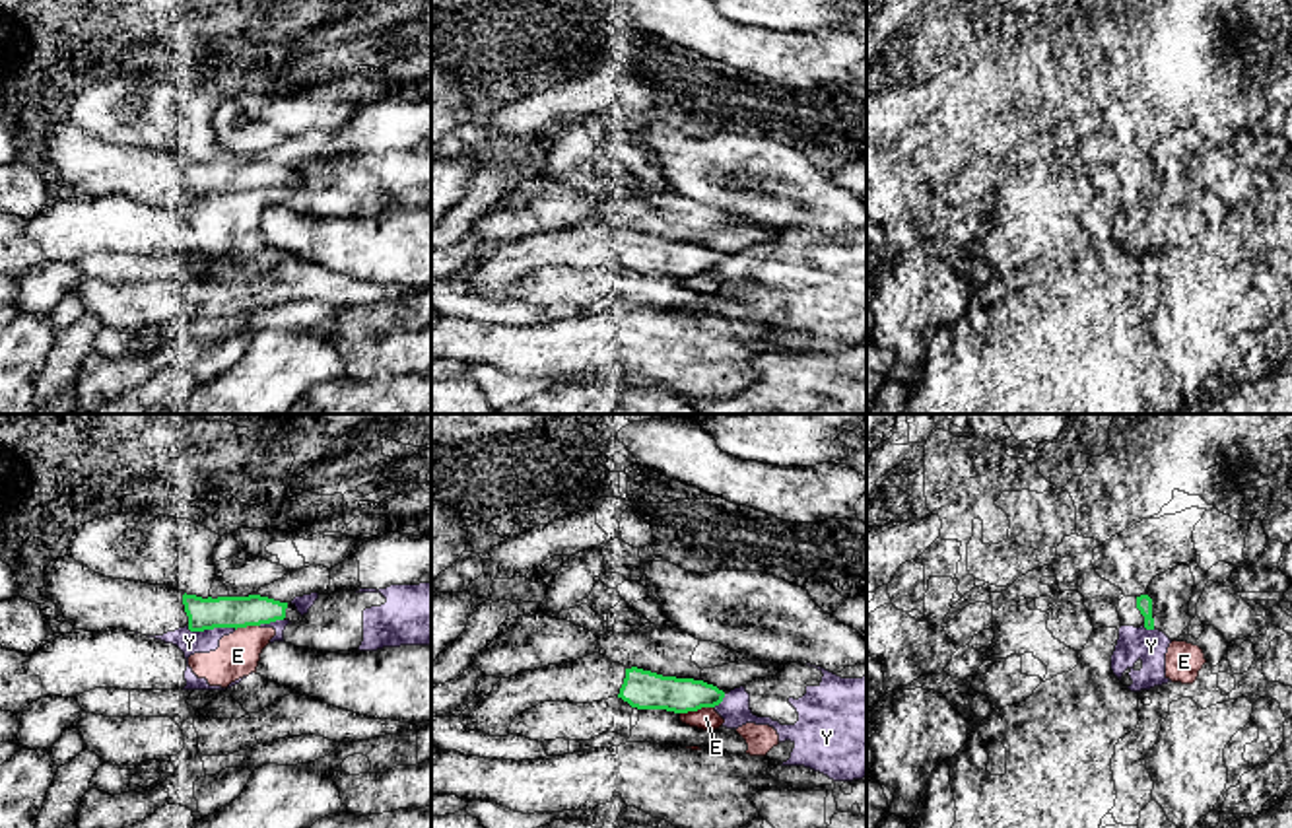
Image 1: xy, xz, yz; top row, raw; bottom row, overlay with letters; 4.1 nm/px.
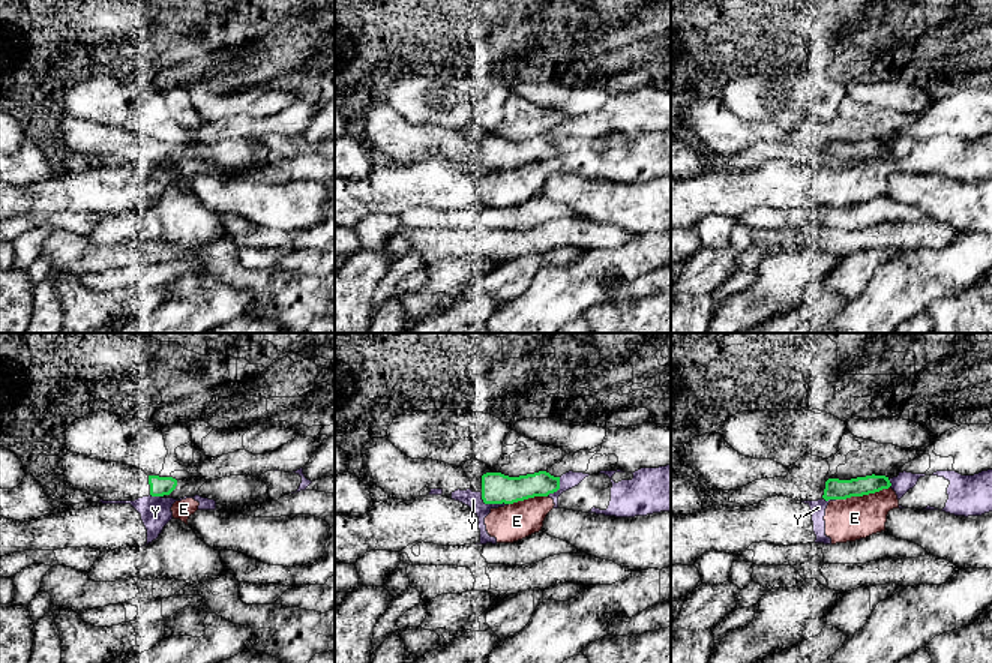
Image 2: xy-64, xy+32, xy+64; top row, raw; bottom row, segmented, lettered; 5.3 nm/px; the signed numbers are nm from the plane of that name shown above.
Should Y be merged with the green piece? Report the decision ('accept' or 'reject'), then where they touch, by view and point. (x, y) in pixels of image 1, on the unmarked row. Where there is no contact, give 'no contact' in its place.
reject; contact xy (212, 193)

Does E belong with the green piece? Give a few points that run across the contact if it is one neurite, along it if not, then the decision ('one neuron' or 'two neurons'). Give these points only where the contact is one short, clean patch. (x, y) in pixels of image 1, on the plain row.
line xz (714, 271), (680, 278); two neurons

